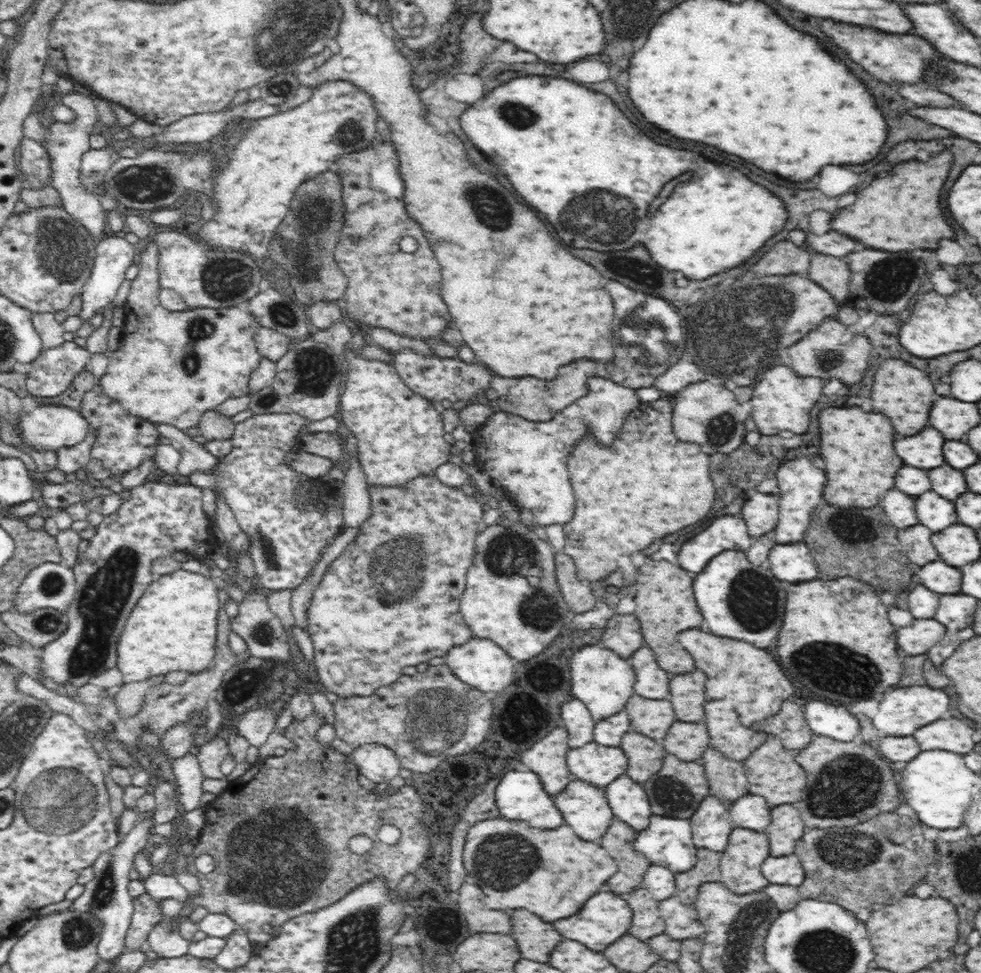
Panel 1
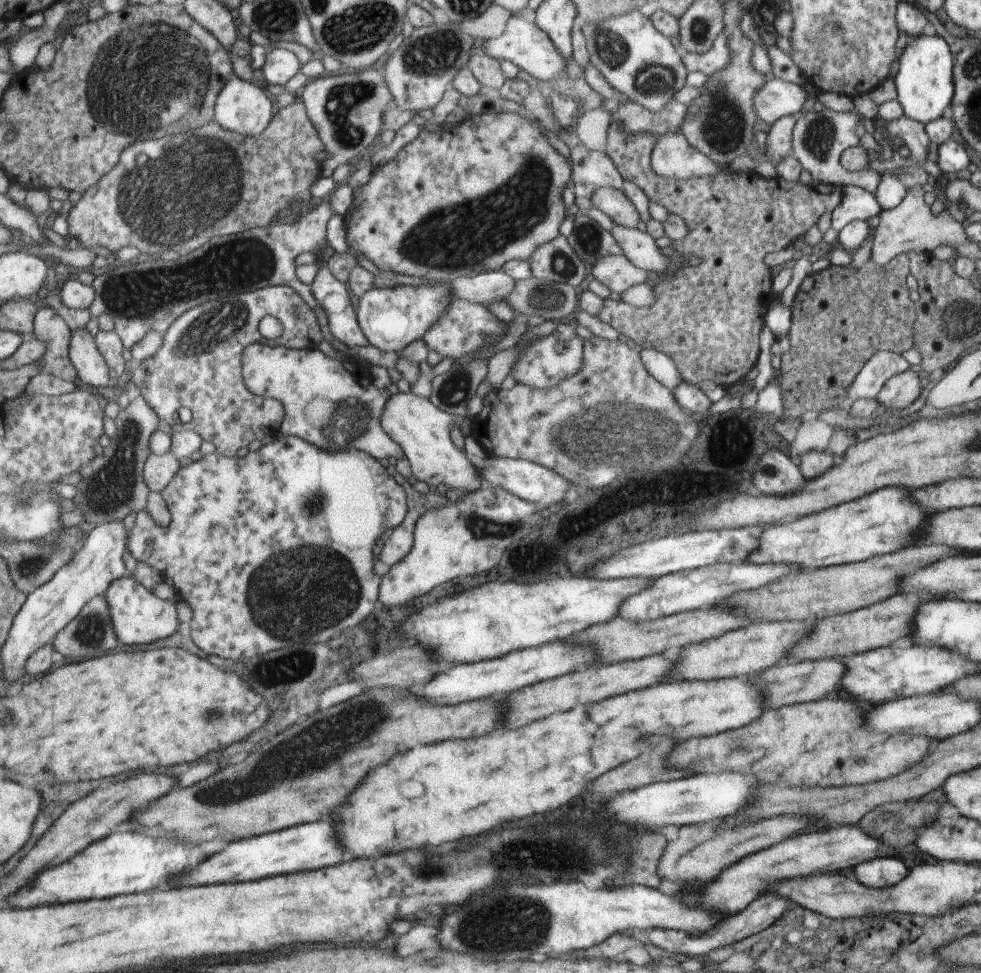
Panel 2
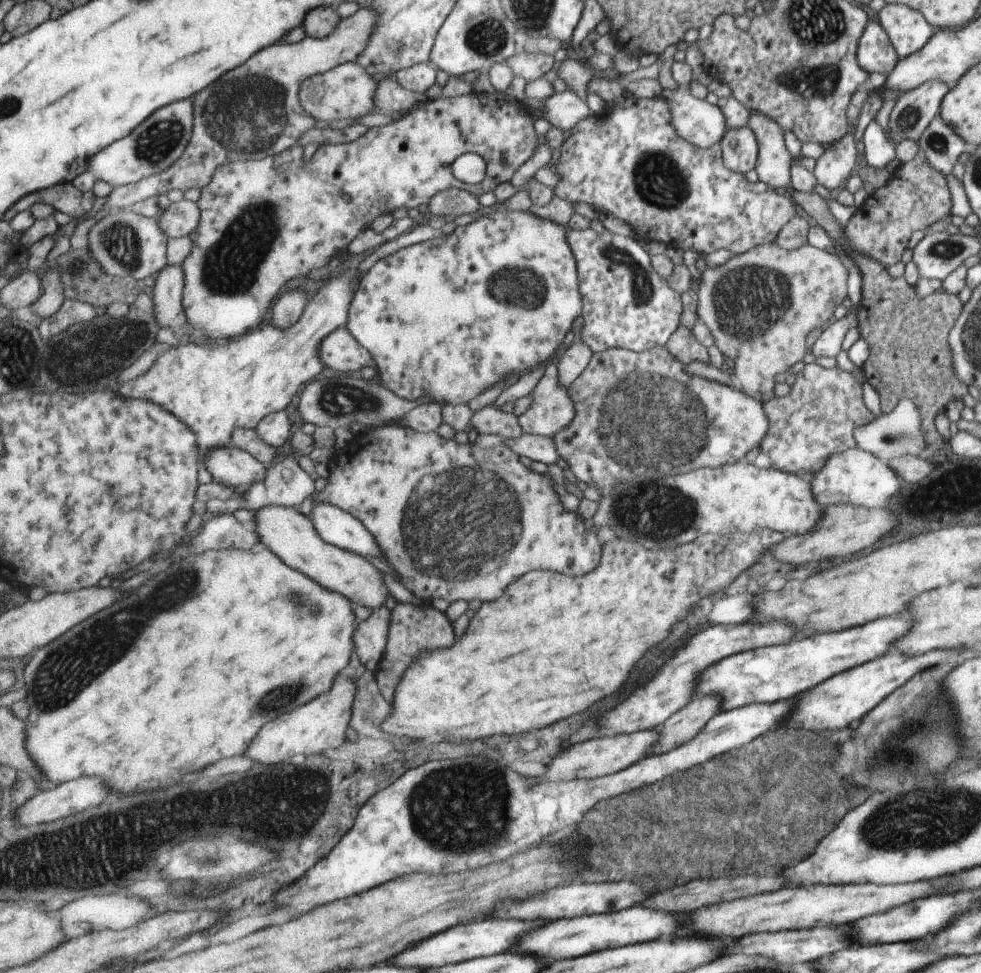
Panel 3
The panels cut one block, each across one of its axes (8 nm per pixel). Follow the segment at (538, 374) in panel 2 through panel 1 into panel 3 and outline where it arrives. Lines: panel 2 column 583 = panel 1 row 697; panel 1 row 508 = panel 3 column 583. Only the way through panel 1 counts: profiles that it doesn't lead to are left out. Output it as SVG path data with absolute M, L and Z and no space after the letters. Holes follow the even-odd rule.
M665 347L651 348L645 352L631 352L626 348L607 348L598 353L592 353L585 370L569 384L566 390L575 409L575 416L571 423L560 428L551 438L558 456L565 460L565 464L576 480L580 480L587 487L594 486L601 489L608 489L621 481L659 482L666 476L677 476L679 473L686 473L701 467L720 467L727 463L735 463L739 461L739 458L744 460L747 450L751 450L753 446L759 446L759 442L765 436L768 427L765 413L761 410L761 404L753 398L747 398L743 391L737 387L726 386L699 376L689 376L689 368L685 368L685 365L677 362Z

